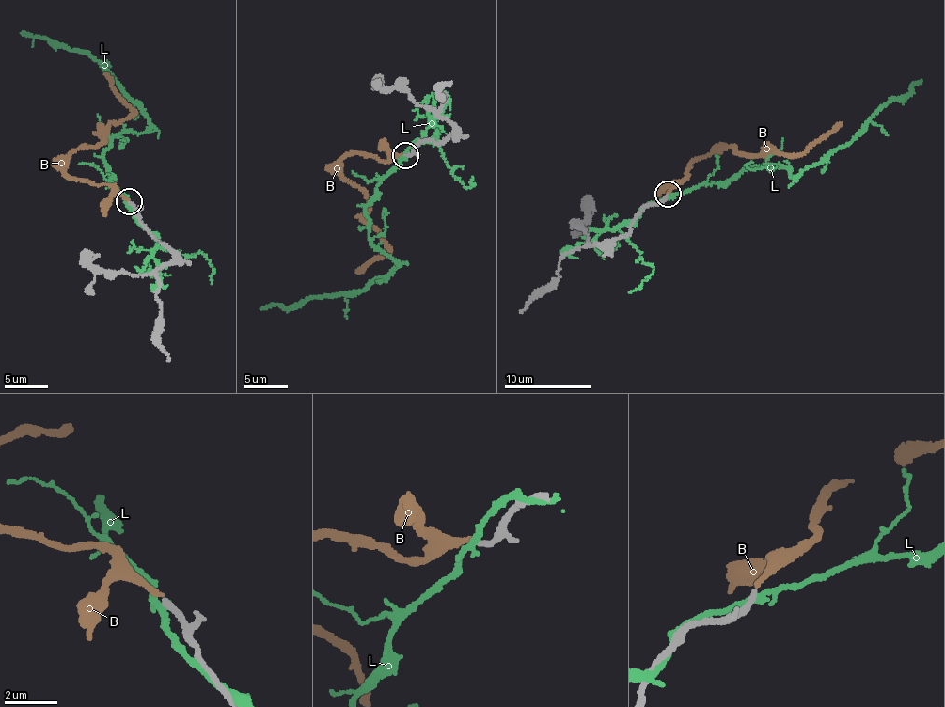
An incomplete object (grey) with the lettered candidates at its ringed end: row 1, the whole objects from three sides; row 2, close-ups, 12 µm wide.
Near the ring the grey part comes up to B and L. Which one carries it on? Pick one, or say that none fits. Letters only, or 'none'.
B

